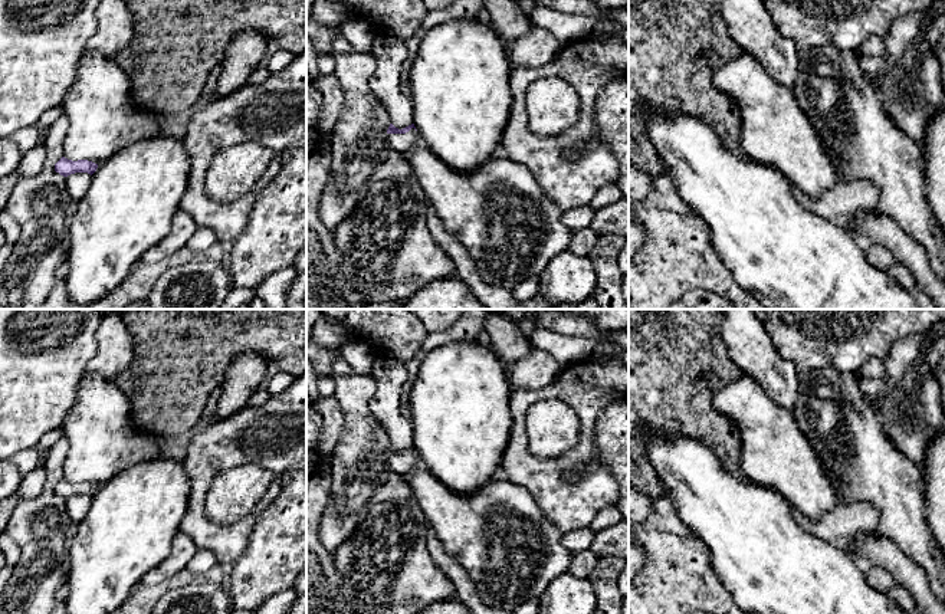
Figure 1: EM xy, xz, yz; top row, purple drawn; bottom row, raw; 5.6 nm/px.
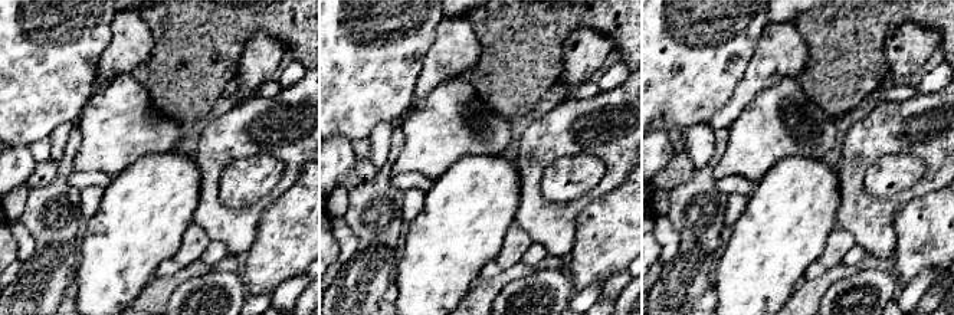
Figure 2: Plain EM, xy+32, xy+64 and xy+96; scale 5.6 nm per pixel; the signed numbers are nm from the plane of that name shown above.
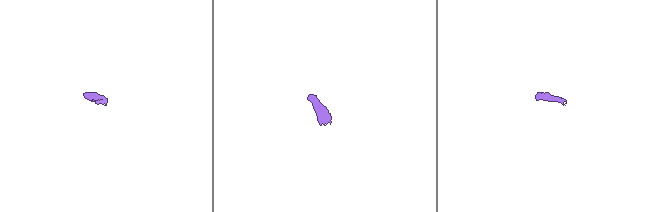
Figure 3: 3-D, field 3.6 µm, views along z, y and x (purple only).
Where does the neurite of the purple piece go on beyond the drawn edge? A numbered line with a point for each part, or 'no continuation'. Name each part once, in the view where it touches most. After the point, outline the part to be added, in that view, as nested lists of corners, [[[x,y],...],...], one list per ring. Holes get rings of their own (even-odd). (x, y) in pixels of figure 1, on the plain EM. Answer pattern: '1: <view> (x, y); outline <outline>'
1: xz (402, 465); outline [[[414,450],[406,456],[388,456],[388,464],[400,476],[406,476],[423,466]]]

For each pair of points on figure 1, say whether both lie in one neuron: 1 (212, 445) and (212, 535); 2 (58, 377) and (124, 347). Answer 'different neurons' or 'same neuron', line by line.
1: same neuron
2: different neurons

